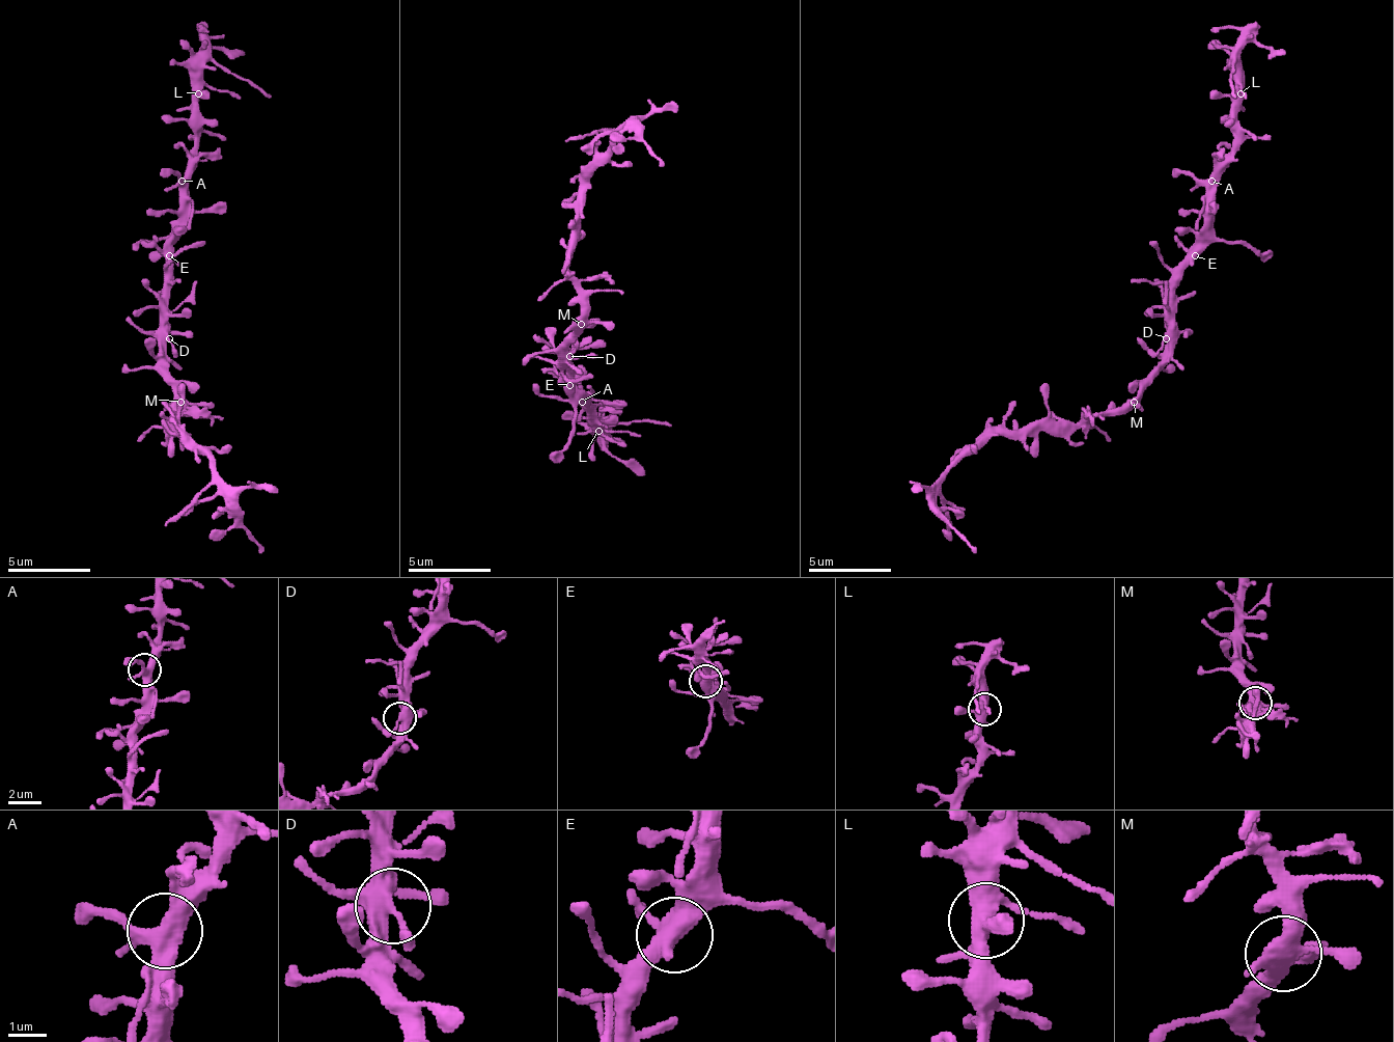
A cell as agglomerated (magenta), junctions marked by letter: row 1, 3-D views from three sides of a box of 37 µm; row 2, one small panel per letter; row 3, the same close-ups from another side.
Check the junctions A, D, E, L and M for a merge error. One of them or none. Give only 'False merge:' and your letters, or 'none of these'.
False merge: none of these

